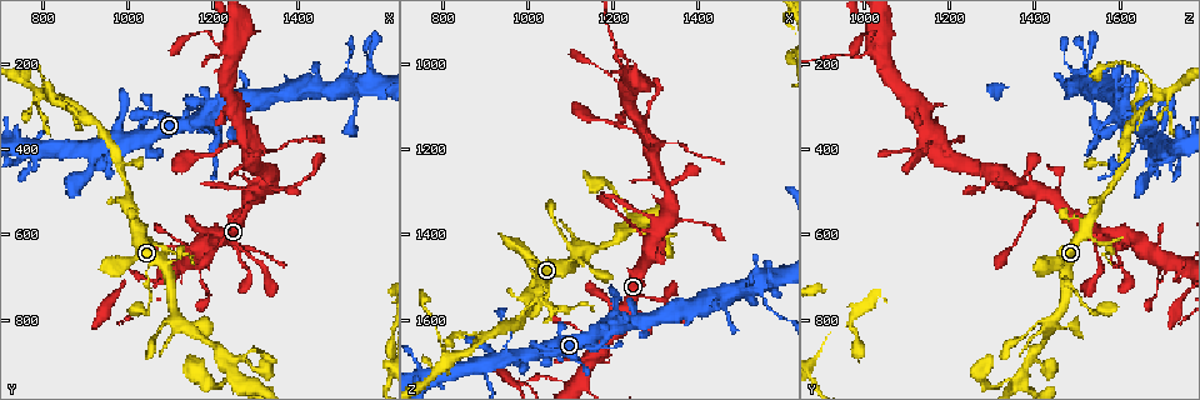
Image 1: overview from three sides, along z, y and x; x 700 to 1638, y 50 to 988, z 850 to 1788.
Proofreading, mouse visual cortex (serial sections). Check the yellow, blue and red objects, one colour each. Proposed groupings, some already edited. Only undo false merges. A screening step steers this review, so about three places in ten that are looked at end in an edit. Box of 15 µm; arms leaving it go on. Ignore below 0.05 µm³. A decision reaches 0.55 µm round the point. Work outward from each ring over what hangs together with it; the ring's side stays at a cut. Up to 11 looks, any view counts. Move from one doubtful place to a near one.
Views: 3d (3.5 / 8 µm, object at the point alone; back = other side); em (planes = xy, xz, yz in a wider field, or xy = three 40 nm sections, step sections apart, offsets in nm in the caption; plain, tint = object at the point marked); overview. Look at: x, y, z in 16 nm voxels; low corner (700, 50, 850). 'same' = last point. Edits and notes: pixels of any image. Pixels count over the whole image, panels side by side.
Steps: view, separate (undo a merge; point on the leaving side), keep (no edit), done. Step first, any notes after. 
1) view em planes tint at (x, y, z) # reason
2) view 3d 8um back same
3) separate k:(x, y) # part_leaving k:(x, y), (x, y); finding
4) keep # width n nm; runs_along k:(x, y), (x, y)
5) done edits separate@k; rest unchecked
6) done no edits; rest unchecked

view 3d 3.5um at (1165, 665, 1695) # thin arm on a thick one

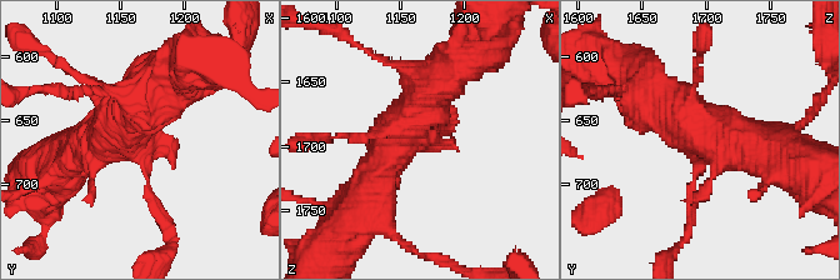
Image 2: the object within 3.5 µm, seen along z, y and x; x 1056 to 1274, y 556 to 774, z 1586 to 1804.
view em xy step 3 plain at (1162, 670, 1696)

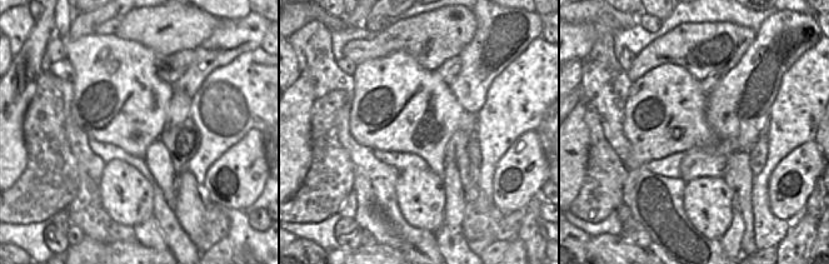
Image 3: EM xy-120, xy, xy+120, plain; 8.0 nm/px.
view em xy step 3 tint same # with the object marked

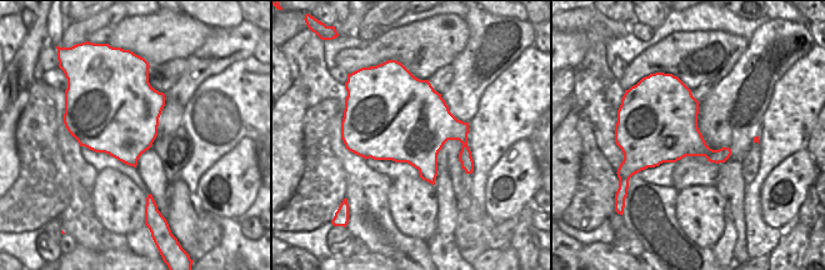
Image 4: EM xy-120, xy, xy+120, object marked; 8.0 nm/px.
keep # runs_along 2:(436, 80), (360, 201); all the same cell

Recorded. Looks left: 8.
view 3d 3.5um at (1015, 570, 1515) # thin arm on a thick one

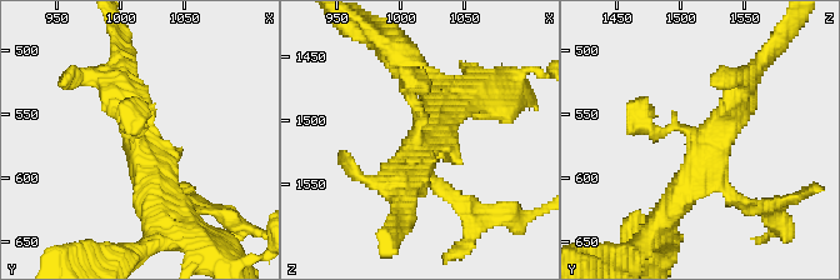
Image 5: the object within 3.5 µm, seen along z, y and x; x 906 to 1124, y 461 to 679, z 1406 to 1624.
view em xy step 2 tint at (1012, 568, 1510) # now the EM

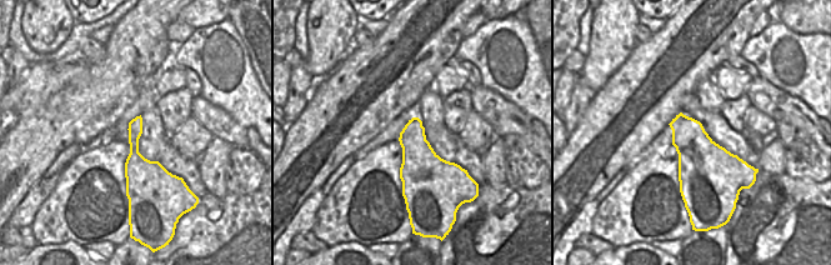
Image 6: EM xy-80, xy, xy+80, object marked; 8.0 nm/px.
keep # width 320 nm; runs_along 5:(156, 205), (126, 129), (145, 109); all the same cell

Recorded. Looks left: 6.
view 3d 8um at (995, 465, 1600) # arms part here

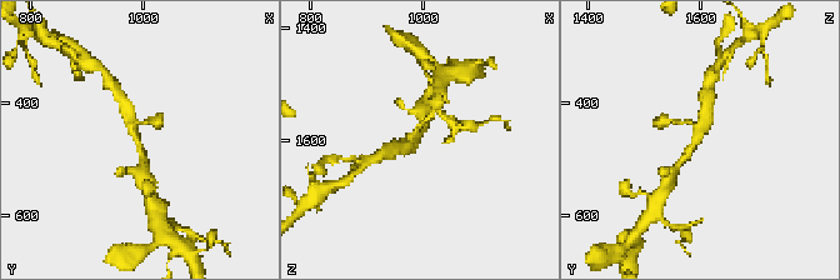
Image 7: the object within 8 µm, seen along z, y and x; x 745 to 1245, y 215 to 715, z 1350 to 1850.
view em xy step 1 tint at (985, 465, 1600) # arms 3; arm_widths 150, 150, 350 nm

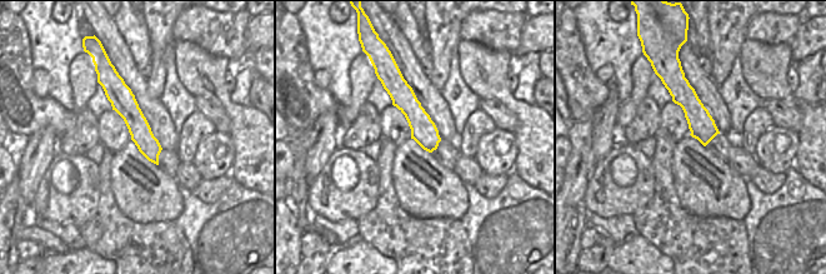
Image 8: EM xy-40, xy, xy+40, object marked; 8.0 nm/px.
keep # runs_along 7:(676, 166), (706, 126), (708, 106); one cell here

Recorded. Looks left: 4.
view 3d 8um at (895, 325, 1640) # a narrow waist

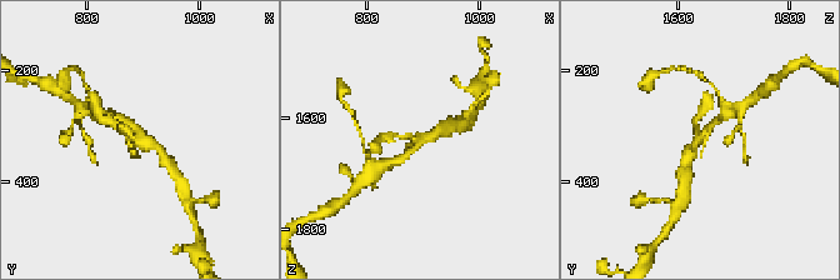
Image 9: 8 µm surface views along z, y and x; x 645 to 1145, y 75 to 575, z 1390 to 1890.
view em xy step 3 tint at (895, 325, 1635)

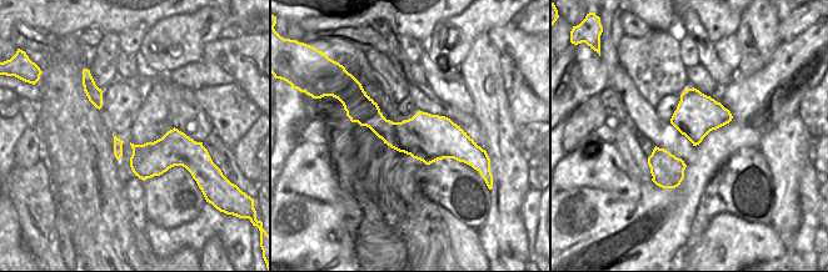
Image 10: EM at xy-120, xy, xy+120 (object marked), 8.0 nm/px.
keep # runs_along 9:(165, 159), (158, 146), (119, 118); all the same cell

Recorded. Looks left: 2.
done no edits; rest unchecked

